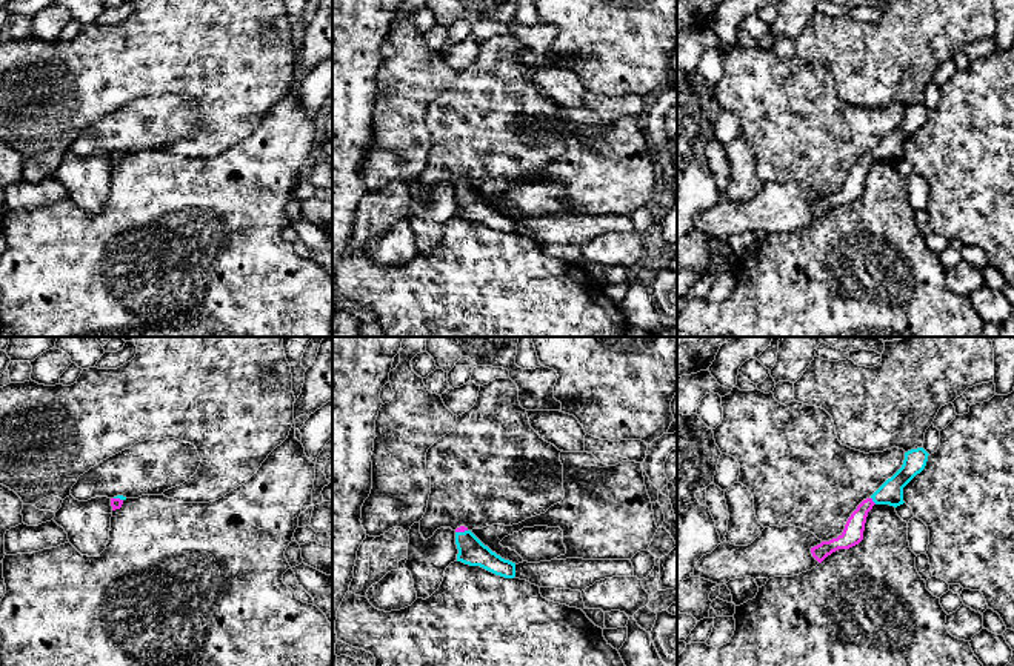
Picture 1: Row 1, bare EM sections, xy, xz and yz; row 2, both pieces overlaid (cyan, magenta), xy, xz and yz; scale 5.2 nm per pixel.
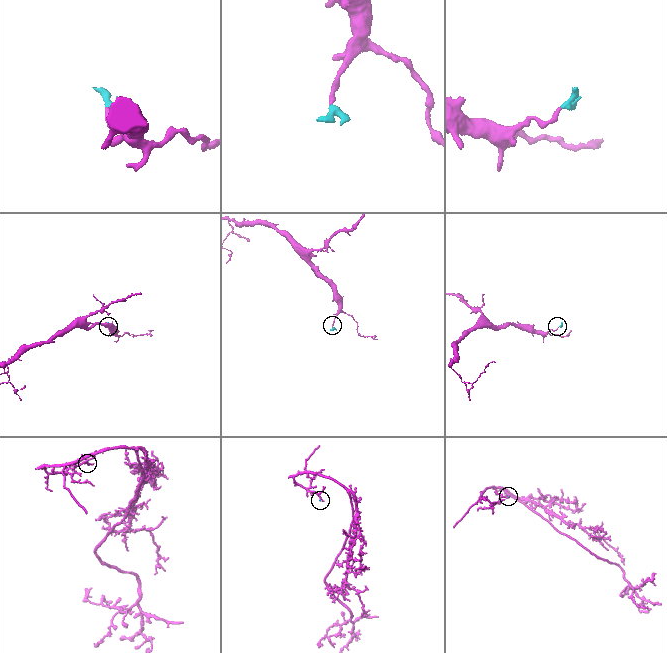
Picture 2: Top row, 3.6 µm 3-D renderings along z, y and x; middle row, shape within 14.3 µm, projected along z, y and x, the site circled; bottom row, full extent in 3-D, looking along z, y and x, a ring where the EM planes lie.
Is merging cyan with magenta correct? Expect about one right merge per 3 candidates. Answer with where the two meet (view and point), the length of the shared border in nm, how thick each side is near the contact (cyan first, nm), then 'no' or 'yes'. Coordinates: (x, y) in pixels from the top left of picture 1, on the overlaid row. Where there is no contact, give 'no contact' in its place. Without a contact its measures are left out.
yz (873, 500) | 50 nm | 130/110 nm | yes

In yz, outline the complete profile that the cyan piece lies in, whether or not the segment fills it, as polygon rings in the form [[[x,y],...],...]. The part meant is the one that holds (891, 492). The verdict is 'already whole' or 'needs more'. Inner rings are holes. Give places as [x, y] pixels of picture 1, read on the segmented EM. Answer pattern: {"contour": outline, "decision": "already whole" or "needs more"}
{"contour": [[[923,448],[905,452],[902,468],[888,478],[869,498],[863,500],[848,518],[843,532],[829,541],[811,548],[812,557],[822,563],[828,555],[839,549],[849,549],[863,540],[863,531],[868,512],[874,504],[903,504],[903,488],[920,474],[928,461],[928,452]]], "decision": "needs more"}

